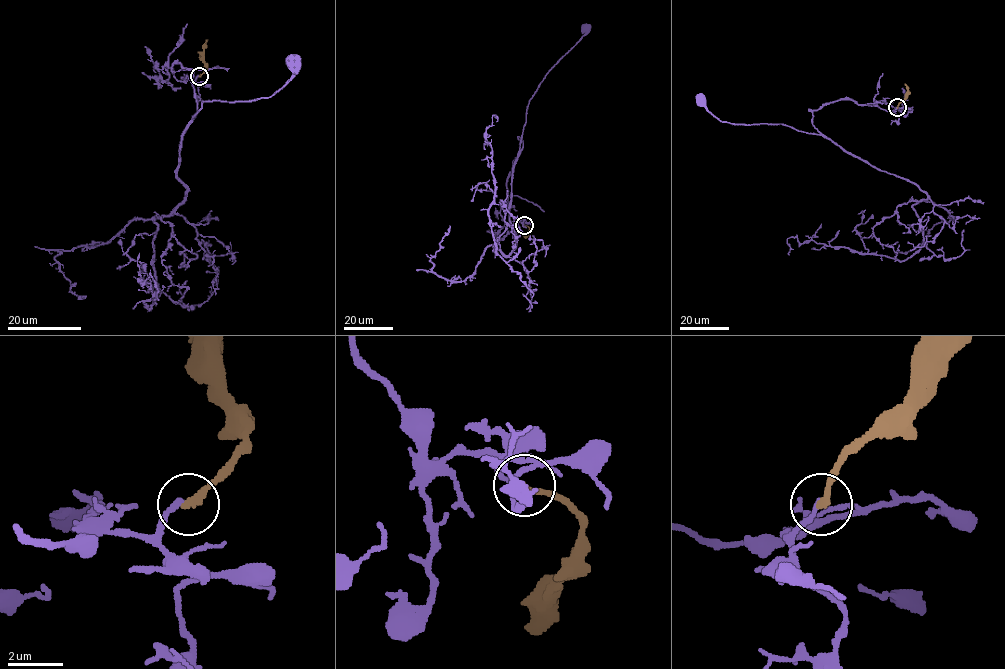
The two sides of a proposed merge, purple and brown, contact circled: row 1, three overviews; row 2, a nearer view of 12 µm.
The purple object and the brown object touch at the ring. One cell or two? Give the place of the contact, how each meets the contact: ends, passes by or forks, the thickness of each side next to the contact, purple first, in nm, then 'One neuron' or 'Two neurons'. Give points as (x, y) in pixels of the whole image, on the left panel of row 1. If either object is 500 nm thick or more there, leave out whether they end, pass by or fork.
Place: (199, 76). At the ring purple ends. At the ring brown ends. Thickness 180 nm (purple) against 240 nm. Two neurons

